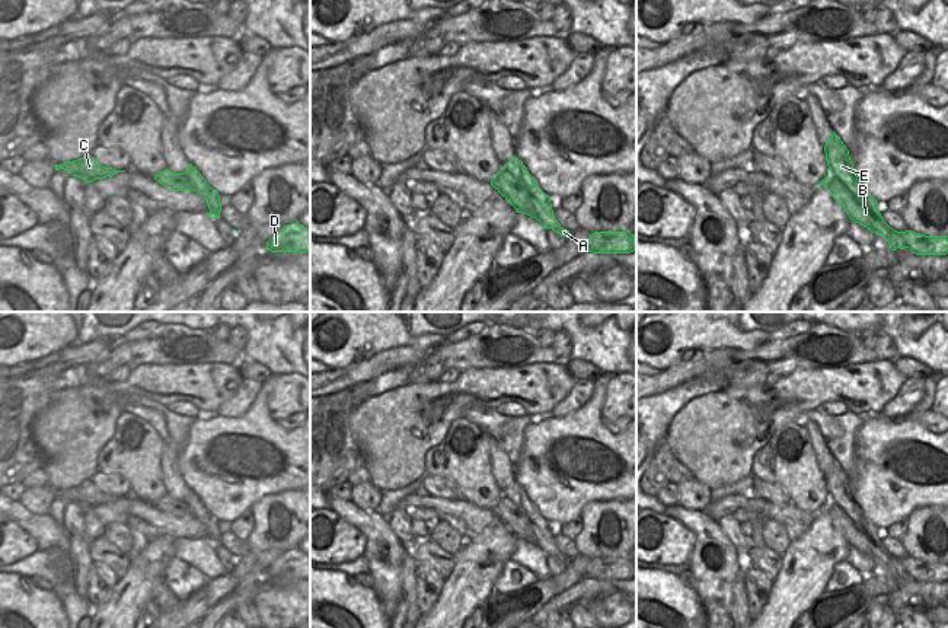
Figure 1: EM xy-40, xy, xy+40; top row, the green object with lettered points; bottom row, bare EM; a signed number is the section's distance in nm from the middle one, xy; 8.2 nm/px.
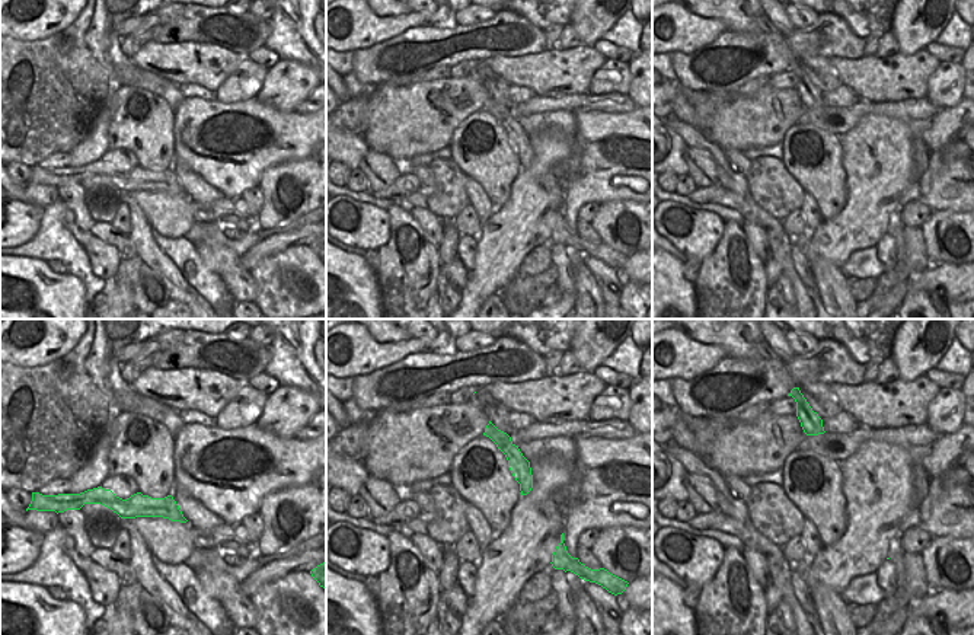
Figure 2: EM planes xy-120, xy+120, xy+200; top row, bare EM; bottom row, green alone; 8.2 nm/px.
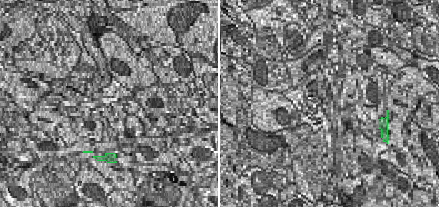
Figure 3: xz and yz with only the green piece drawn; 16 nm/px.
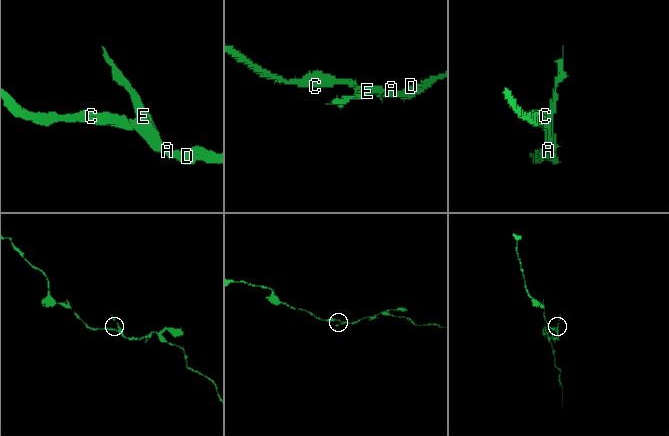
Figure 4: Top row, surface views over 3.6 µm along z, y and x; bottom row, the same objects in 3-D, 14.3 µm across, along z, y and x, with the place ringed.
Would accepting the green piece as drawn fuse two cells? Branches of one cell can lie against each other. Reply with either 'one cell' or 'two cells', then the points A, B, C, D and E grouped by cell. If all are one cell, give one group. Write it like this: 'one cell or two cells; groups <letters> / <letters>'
two cells; groups A B C D / E

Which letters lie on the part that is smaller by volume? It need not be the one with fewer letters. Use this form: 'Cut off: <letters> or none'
Cut off: E

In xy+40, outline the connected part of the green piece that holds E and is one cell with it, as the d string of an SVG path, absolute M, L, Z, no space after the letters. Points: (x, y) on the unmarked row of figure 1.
M834 458L824 472L824 479L829 497L832 497L856 525L859 525L862 510L853 498L849 476Z

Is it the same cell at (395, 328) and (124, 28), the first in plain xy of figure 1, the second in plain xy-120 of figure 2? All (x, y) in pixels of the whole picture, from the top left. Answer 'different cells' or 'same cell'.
different cells

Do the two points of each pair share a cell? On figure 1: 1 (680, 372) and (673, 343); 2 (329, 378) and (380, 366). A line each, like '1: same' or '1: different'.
1: different
2: same

